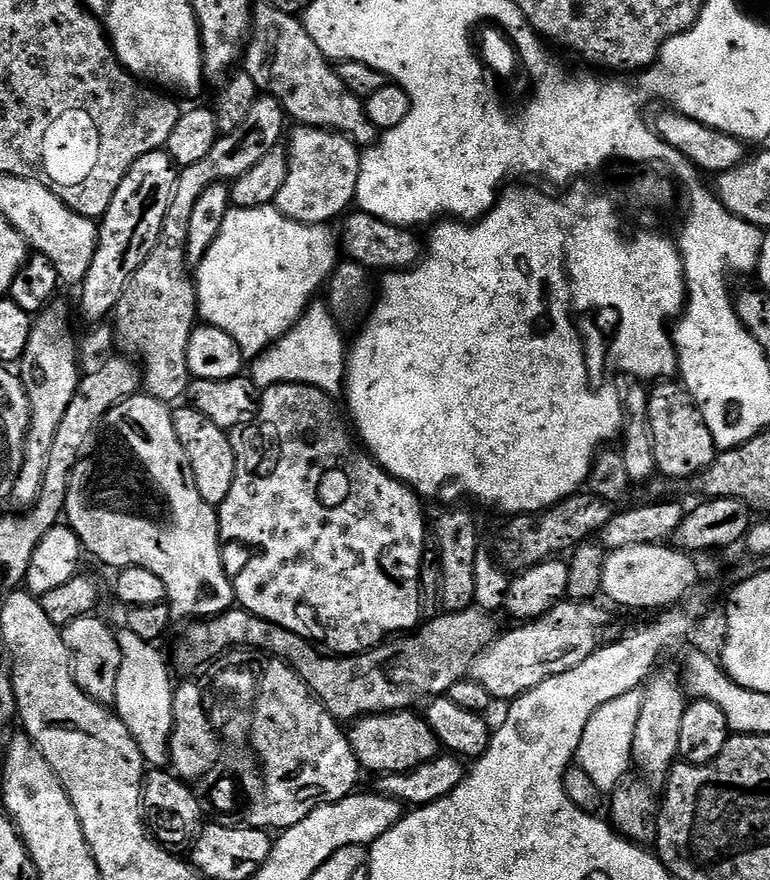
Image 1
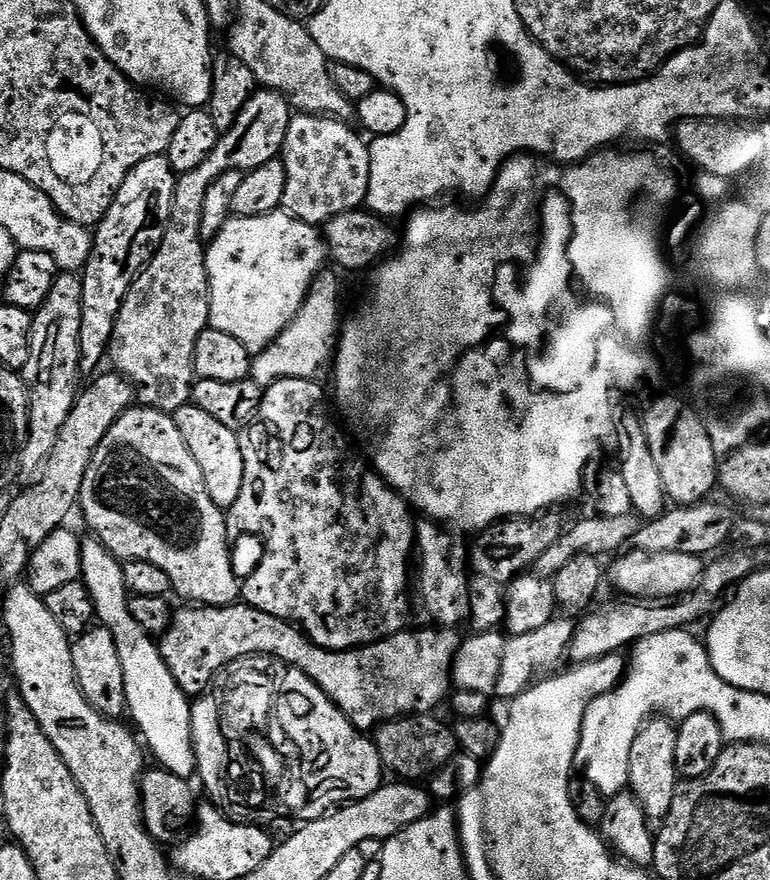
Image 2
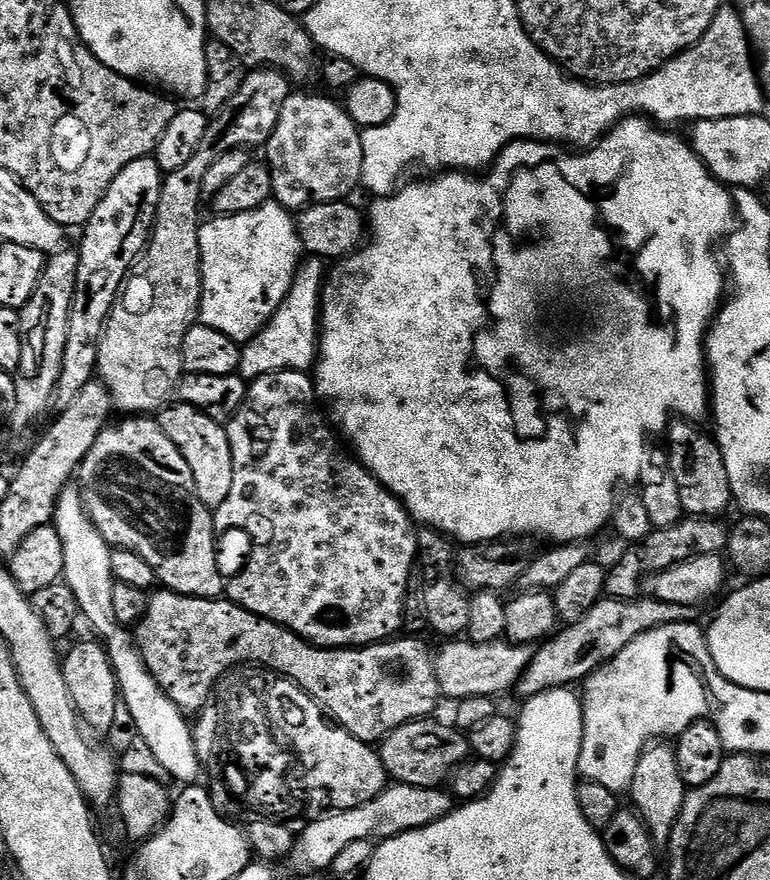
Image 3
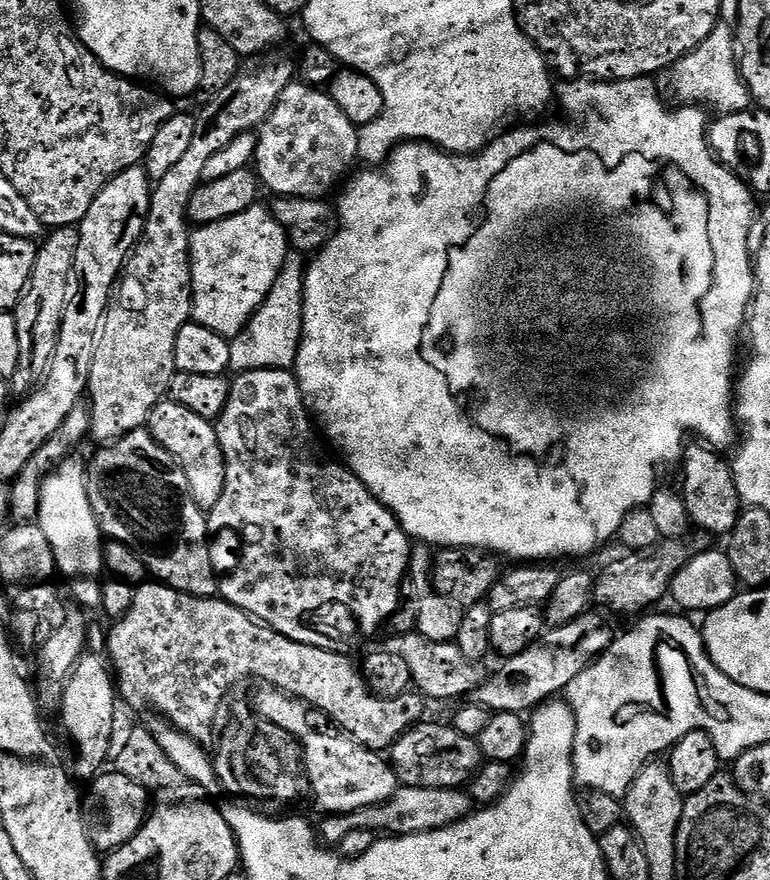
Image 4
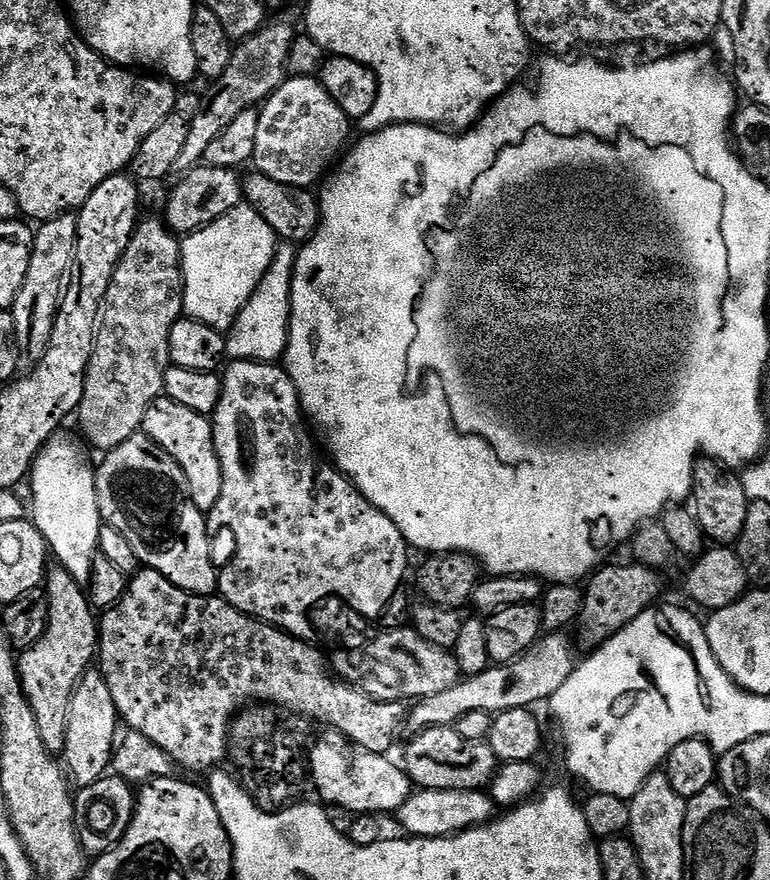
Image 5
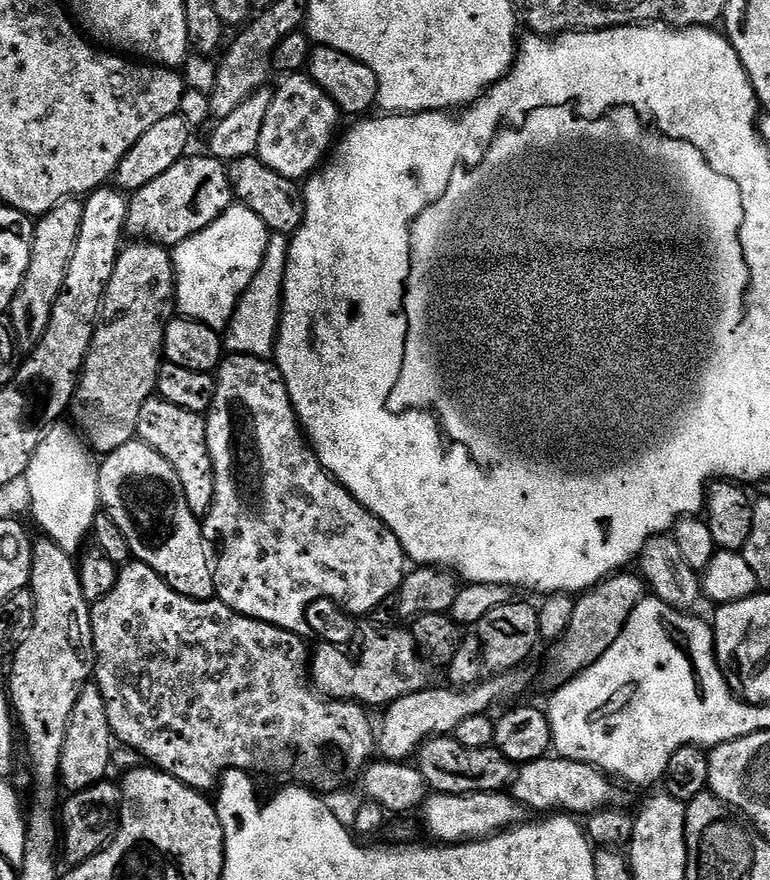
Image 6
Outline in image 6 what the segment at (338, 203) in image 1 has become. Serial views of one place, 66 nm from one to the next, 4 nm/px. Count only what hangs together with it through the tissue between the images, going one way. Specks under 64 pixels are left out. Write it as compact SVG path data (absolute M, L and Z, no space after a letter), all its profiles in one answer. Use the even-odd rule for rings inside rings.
M292 74L281 80L284 81L272 92L270 110L266 110L266 118L262 122L262 134L258 137L256 156L274 174L287 180L304 182L325 163L338 136L336 123L342 120L342 116L336 104L307 75Z

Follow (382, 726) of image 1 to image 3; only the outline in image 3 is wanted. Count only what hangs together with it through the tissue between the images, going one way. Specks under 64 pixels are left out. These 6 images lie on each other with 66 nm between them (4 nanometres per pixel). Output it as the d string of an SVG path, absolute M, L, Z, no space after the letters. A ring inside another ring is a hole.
M436 718L412 720L406 726L398 726L398 730L379 741L380 761L384 763L384 770L389 777L398 784L441 787L456 767L470 756L469 737L461 729L448 724L439 724Z

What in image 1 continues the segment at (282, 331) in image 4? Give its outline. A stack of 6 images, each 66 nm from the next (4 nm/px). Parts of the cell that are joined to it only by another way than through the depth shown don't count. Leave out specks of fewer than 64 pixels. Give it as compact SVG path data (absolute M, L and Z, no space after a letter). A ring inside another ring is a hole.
M309 303L300 321L250 364L250 379L263 390L279 384L309 384L336 398L346 388L346 340L327 303Z

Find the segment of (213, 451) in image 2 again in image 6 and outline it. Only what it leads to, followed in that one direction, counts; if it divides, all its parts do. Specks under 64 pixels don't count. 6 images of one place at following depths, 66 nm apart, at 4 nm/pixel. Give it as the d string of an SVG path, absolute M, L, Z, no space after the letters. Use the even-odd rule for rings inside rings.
M159 398L148 400L142 406L142 414L136 423L136 434L146 441L178 474L184 487L184 497L197 518L207 517L210 506L214 502L214 478L210 450L206 442L206 419L201 413L182 410L182 406L174 406Z

